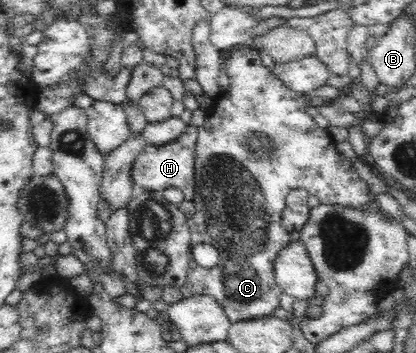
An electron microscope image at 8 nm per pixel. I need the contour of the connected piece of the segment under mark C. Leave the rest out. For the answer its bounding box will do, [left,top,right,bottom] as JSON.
[180,49,391,323]

